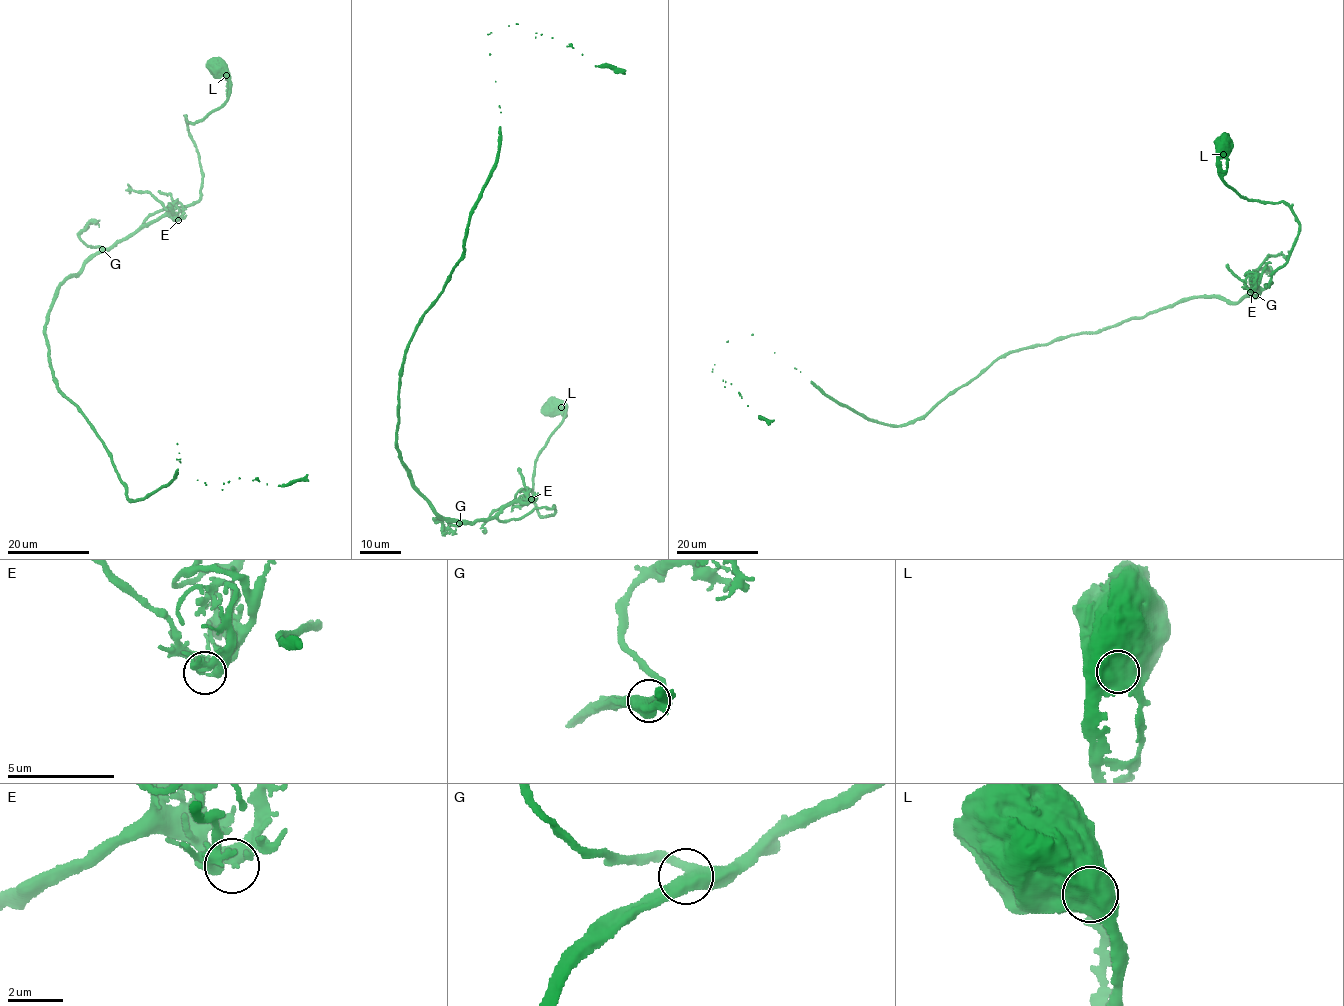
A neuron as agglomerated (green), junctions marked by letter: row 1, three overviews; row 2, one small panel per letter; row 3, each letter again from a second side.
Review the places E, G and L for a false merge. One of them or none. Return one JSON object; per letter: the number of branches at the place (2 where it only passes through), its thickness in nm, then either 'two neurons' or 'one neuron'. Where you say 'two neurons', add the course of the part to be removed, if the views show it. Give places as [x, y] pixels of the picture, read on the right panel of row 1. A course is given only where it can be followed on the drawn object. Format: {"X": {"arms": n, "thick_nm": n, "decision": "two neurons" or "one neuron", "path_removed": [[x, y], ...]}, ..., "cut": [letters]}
{"E": {"arms": 2, "thick_nm": 260, "decision": "one neuron"}, "G": {"arms": 3, "thick_nm": 480, "decision": "one neuron"}, "L": {"arms": 1, "thick_nm": 1350, "decision": "one neuron"}, "cut": []}

